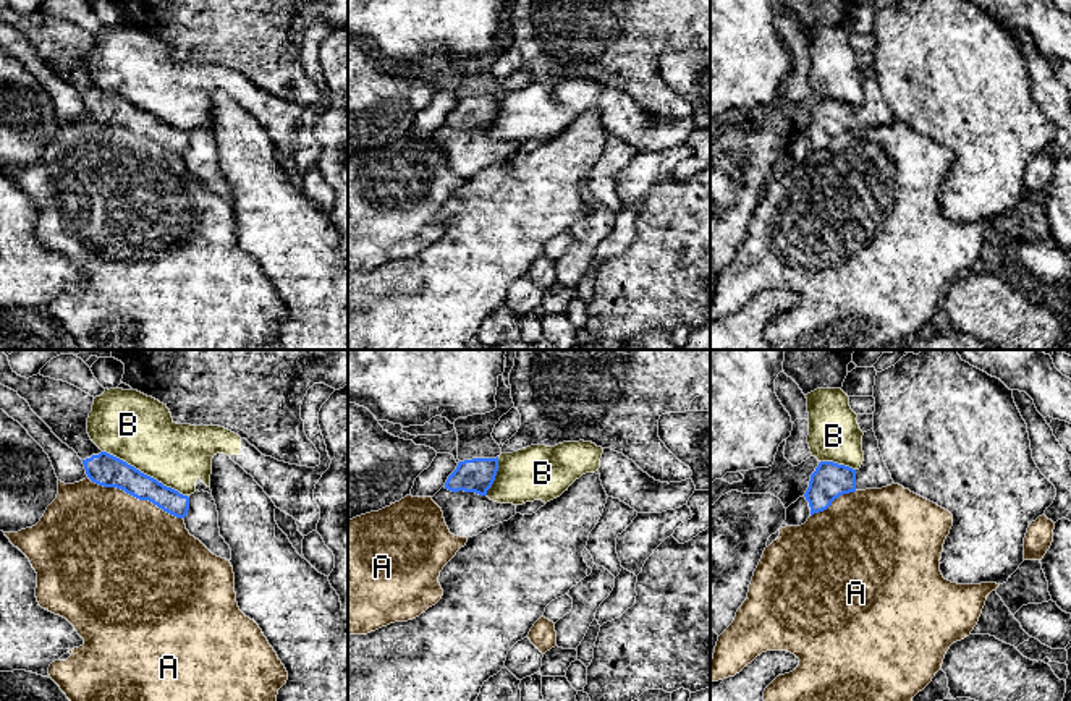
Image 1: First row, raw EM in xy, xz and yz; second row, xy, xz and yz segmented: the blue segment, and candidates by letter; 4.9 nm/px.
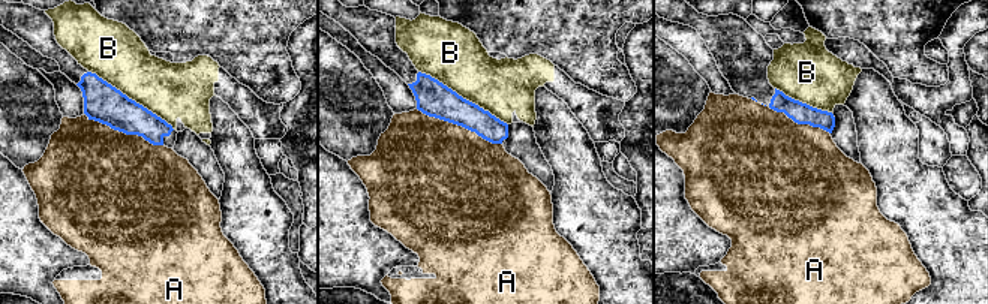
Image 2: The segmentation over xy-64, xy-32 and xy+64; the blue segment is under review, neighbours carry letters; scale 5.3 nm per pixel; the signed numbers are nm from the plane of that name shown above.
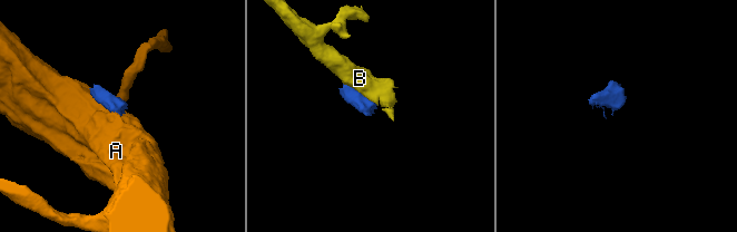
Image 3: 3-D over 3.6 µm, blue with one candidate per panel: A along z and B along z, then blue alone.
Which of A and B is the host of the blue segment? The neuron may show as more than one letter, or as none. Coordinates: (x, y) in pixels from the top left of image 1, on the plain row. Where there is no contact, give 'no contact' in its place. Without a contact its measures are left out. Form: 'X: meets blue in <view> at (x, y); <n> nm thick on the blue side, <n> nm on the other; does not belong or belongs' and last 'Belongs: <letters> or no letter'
A: meets blue in xy at (135, 133); 160 nm thick on the blue side, 480 nm on the other; does not belong
B: meets blue in xy at (143, 110); 160 nm thick on the blue side, 340 nm on the other; does not belong
Belongs: no letter

